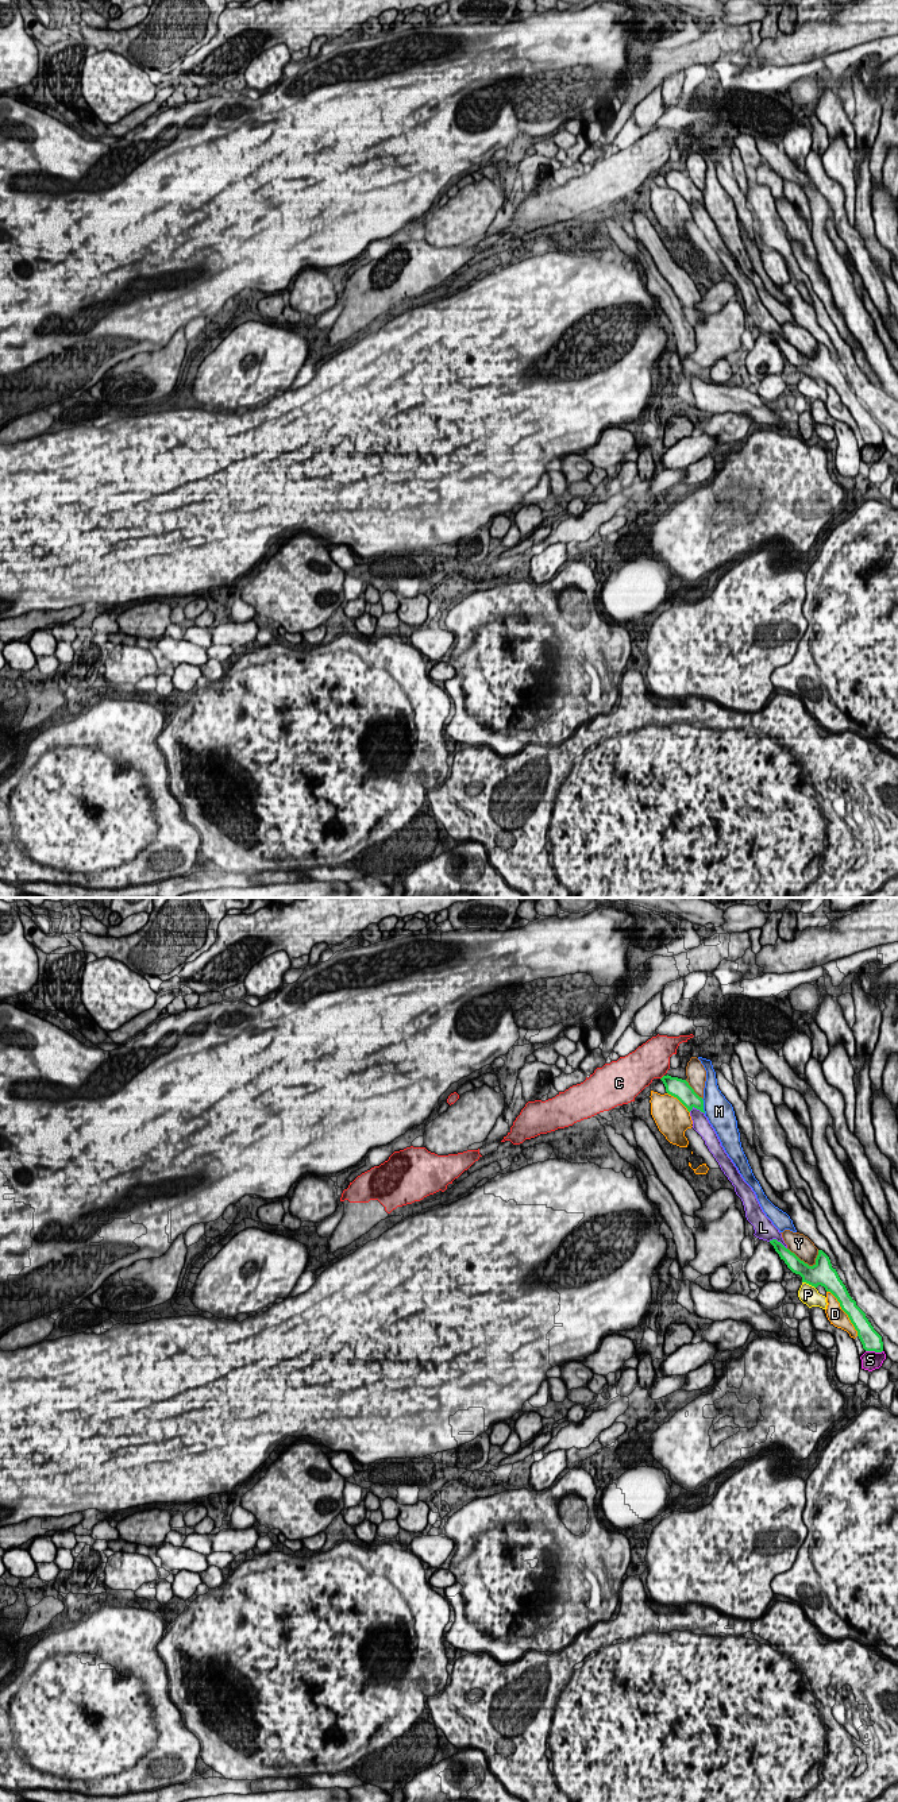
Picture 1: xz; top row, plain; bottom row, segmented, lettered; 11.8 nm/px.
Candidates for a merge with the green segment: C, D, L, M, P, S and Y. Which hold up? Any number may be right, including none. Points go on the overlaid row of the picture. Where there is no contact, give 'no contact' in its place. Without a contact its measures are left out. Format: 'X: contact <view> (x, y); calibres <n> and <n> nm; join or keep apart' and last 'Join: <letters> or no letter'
C: contact xz (662, 1077); calibres 240 and 440 nm; keep apart
D: contact xz (844, 1311); calibres 190 and 200 nm; keep apart
L: contact xz (777, 1241); calibres 140 and 240 nm; keep apart
M: contact xz (702, 1106); calibres 220 and 320 nm; keep apart
P: contact xz (809, 1284); calibres 280 and 220 nm; keep apart
S: contact xz (874, 1350); calibres 240 and 220 nm; keep apart
Y: contact xz (802, 1261); calibres 260 and 240 nm; keep apart
Join: no letter

